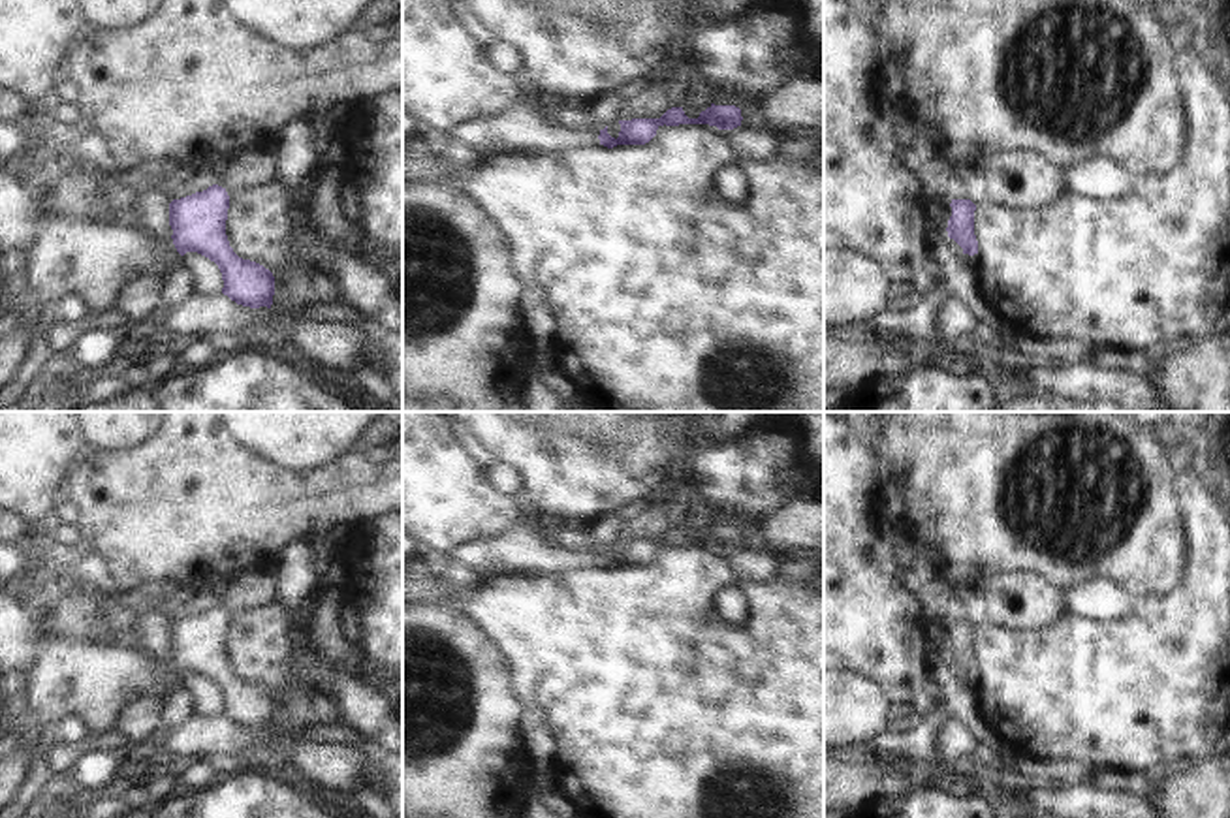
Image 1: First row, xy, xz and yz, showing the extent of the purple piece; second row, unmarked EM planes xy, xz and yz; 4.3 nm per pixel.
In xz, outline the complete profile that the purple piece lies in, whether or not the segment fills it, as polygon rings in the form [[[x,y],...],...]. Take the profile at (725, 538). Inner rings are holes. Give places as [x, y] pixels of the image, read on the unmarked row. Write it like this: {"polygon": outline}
{"polygon": [[[519,523],[508,530],[487,536],[481,540],[468,540],[455,549],[448,551],[446,557],[453,568],[483,574],[487,577],[498,577],[504,574],[555,574],[566,570],[581,570],[589,566],[604,566],[613,570],[617,566],[645,566],[649,564],[660,547],[679,545],[709,545],[718,551],[733,551],[741,547],[741,530],[735,527],[715,527],[711,525],[698,540],[688,540],[683,528],[668,530],[660,540],[632,540],[619,542],[619,558],[604,551],[568,551],[549,542],[532,525]]]}

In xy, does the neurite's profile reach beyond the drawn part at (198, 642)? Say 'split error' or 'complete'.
split error

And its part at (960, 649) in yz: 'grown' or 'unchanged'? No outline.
grown

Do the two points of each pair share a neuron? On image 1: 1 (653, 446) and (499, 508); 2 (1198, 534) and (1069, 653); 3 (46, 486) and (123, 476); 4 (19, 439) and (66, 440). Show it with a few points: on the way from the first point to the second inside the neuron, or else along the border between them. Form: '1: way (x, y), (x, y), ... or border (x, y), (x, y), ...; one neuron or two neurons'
1: border (518, 495), (525, 508); two neurons
2: way (1198, 580), (1129, 653), (1114, 653); one neuron
3: border (78, 463), (64, 482), (61, 499); two neurons
4: way (31, 440), (55, 440); one neuron

